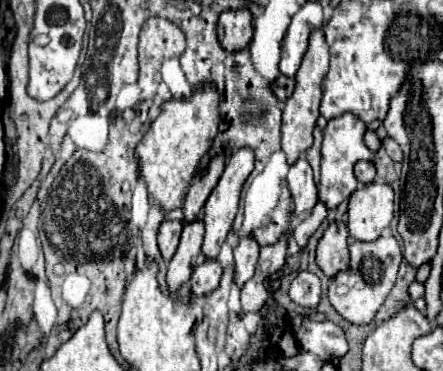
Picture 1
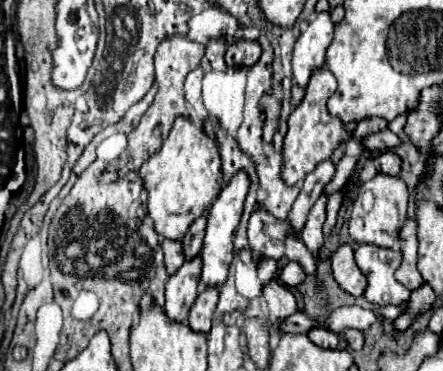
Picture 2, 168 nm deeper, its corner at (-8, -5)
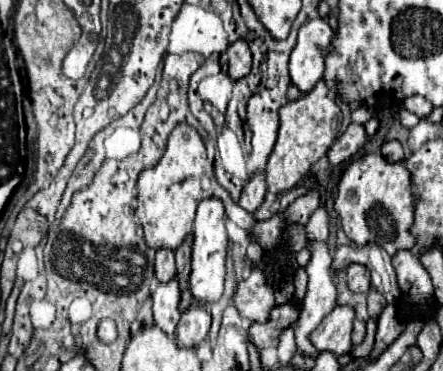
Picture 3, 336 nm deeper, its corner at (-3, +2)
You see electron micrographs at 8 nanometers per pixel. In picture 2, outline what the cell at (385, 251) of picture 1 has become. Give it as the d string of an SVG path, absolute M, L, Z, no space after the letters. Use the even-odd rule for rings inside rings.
M360 245L354 251L356 265L368 277L364 297L376 305L402 305L410 299L410 291L396 281L394 271L400 265L400 251L378 245Z

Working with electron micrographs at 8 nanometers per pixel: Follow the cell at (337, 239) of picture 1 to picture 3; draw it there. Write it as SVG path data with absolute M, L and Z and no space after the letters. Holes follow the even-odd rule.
M361 264L347 266L347 284L351 292L367 292L369 290L369 272Z

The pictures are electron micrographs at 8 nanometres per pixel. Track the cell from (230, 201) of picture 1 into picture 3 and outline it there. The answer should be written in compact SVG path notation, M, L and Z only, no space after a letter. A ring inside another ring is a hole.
M207 198L199 202L195 226L193 226L193 270L189 276L191 292L197 302L211 304L223 294L225 258L227 258L227 230L225 230L225 204L219 198Z

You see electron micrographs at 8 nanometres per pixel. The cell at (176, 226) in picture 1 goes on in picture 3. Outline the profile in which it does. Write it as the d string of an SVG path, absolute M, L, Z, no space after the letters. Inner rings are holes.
M159 248L155 258L155 276L167 282L175 276L175 252L171 248Z

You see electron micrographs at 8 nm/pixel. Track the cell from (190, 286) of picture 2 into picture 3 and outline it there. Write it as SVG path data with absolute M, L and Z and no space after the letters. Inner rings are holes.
M177 276L171 278L167 284L159 282L159 286L153 292L153 316L155 316L155 324L167 332L169 336L175 334L175 326L179 322L179 300L181 300L181 292L179 292L179 280Z

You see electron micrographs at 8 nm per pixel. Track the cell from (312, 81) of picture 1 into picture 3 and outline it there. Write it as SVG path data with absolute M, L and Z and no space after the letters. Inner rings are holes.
M319 80L311 92L303 94L299 100L293 100L293 102L287 102L281 110L279 110L279 120L281 120L281 126L279 126L279 138L277 138L277 144L269 156L269 162L267 162L267 170L265 170L265 176L267 176L267 200L265 204L253 214L255 220L267 220L271 216L269 212L269 206L271 202L277 198L279 192L283 190L289 190L293 188L307 172L309 168L325 156L325 152L329 150L329 146L337 140L339 136L339 130L341 130L341 110L339 110L339 104L331 98L329 90L327 90L327 84L325 80Z

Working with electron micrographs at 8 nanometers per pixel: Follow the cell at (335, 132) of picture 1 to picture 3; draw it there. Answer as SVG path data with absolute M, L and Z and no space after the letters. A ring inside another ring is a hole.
M323 206L313 212L309 222L305 224L305 230L307 230L309 240L327 240L327 236L329 236L329 216L327 216L327 210Z

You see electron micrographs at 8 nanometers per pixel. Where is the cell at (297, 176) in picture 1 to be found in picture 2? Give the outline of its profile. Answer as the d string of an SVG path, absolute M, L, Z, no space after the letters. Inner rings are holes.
M322 195L316 201L316 205L312 207L312 211L308 215L308 221L306 221L304 229L302 229L302 239L304 239L306 247L310 249L310 253L314 255L316 261L318 261L320 249L324 245L324 235L322 235L324 219L326 219L326 195Z

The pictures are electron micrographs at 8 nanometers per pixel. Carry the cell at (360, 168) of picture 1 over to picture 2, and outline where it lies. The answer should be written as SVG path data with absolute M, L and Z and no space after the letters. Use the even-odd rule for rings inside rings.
M386 151L386 153L378 155L378 157L374 157L374 167L376 167L378 173L384 171L386 175L398 175L400 167L402 167L402 159L396 153Z

